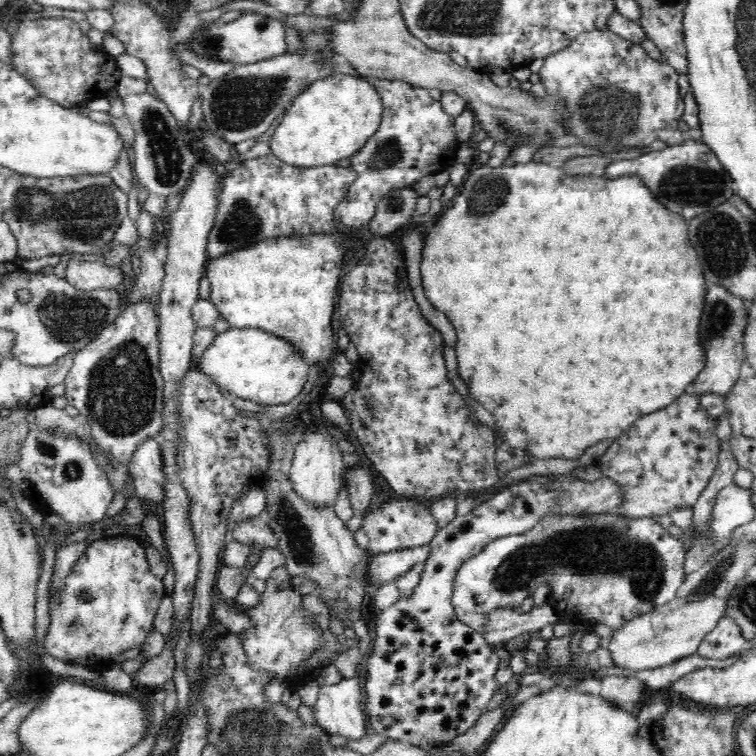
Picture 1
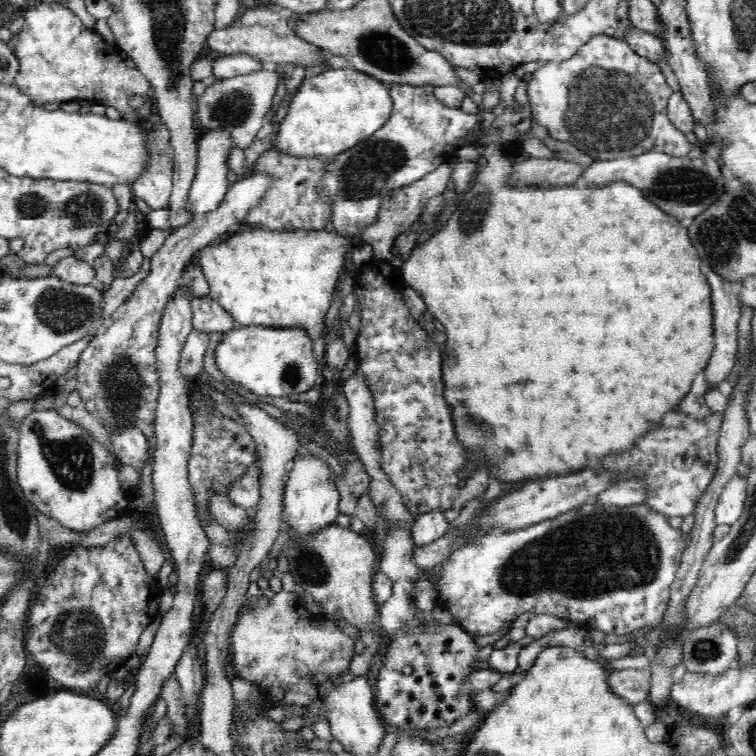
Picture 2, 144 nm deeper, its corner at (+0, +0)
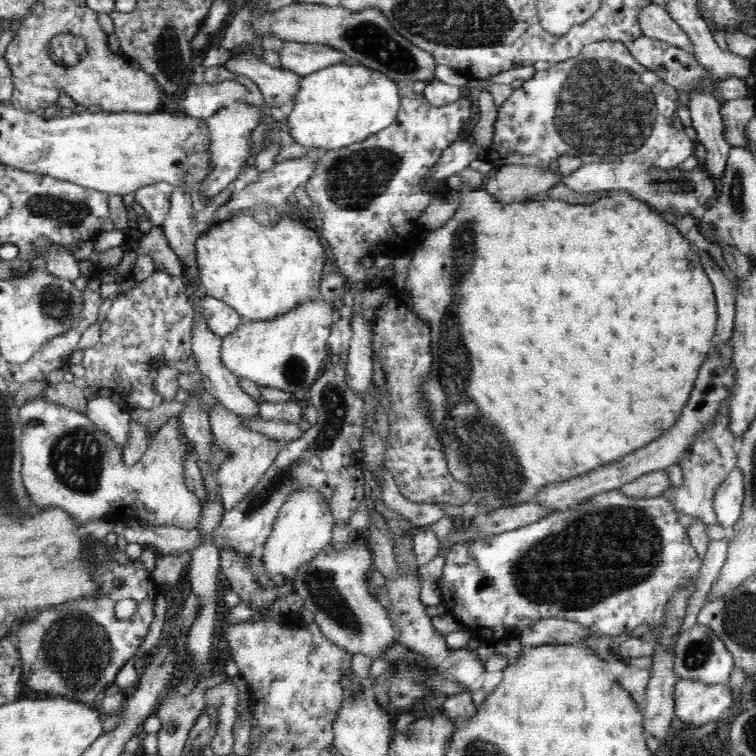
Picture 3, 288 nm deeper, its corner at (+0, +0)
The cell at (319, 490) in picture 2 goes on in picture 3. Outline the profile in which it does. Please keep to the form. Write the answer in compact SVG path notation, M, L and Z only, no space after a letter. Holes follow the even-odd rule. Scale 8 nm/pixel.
M304 488L304 490L294 490L284 506L280 508L276 520L274 520L274 530L262 548L262 562L266 574L274 574L278 580L288 580L288 584L294 584L294 572L298 566L304 562L310 562L320 550L324 550L330 540L332 540L332 530L336 526L336 518L332 512L332 506L328 504L326 496L320 490L314 488Z

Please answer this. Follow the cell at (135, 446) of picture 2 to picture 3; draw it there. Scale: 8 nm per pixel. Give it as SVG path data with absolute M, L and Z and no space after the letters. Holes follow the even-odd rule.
M96 398L88 402L88 418L96 424L98 430L108 434L120 450L124 450L130 442L130 414L118 404L114 404L110 398Z

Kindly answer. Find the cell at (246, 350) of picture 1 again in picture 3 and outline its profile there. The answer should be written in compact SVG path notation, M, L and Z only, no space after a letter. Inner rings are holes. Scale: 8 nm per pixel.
M320 298L316 302L304 302L302 306L298 306L298 310L292 310L290 314L284 314L282 318L276 318L276 320L242 322L242 326L238 326L238 330L234 330L222 338L220 360L236 378L240 376L240 378L252 380L254 384L258 384L262 388L276 388L286 394L308 396L314 382L318 380L318 376L322 374L322 370L328 364L328 338L330 338L330 332L334 326L334 320L332 320L334 316L336 314L332 312L332 308Z

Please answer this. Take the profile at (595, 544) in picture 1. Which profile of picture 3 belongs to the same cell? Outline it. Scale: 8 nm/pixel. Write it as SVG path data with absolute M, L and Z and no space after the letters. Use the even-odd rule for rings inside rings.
M612 490L600 496L594 496L590 502L580 504L572 510L566 512L552 512L528 526L520 526L518 530L510 530L506 534L498 534L492 536L490 540L478 540L474 544L464 544L464 546L456 546L448 556L446 556L446 566L444 566L444 574L442 578L436 582L438 590L442 592L442 608L448 610L448 614L452 614L472 638L478 640L490 640L490 638L498 638L500 634L510 632L512 628L516 630L524 630L528 626L534 626L534 622L540 620L548 620L548 618L560 618L560 620L568 620L568 622L578 622L582 624L586 630L590 630L596 638L602 636L612 636L612 638L620 638L624 632L632 632L638 626L660 626L660 622L666 618L666 606L672 600L674 592L678 590L678 586L684 584L684 576L686 574L694 574L694 578L700 576L700 568L702 568L702 558L698 556L696 548L692 546L692 540L686 532L686 528L678 522L680 514L674 510L674 502L668 502L668 498L662 494L658 498L648 498L648 500L634 500L624 496L620 490Z

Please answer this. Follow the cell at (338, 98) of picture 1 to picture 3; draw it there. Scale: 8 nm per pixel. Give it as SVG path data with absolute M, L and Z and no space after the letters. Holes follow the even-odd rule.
M336 64L300 78L298 94L288 108L288 126L296 144L306 150L330 152L366 142L366 138L386 130L398 118L400 84L366 66Z

